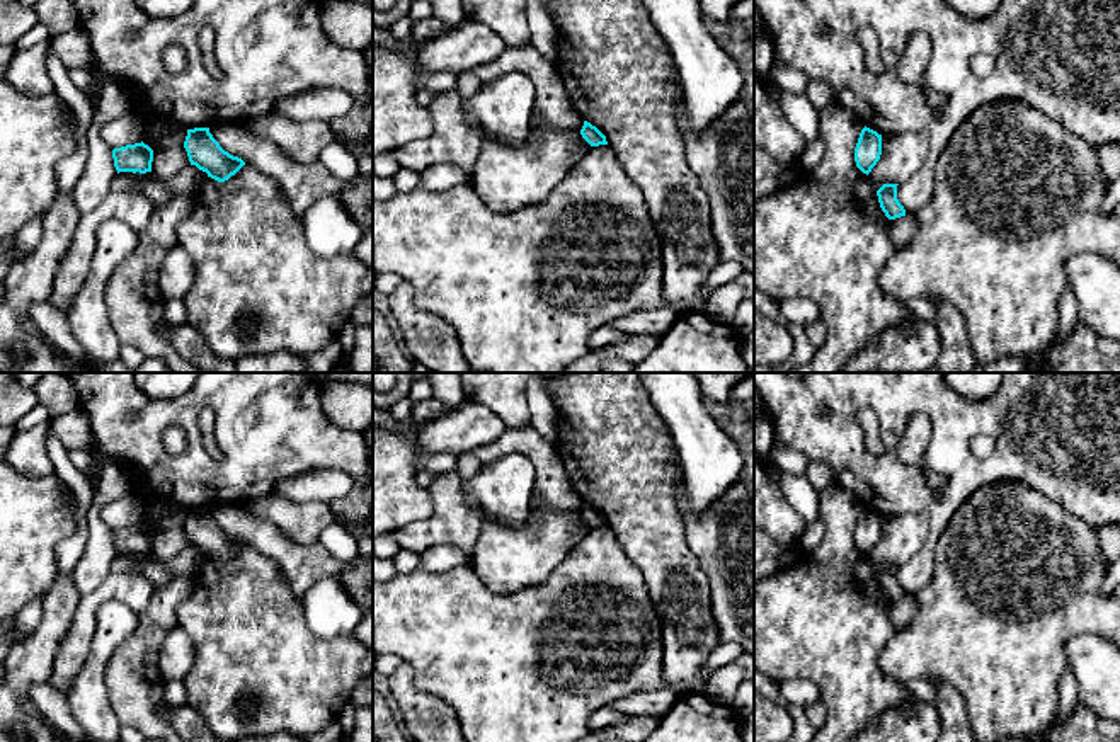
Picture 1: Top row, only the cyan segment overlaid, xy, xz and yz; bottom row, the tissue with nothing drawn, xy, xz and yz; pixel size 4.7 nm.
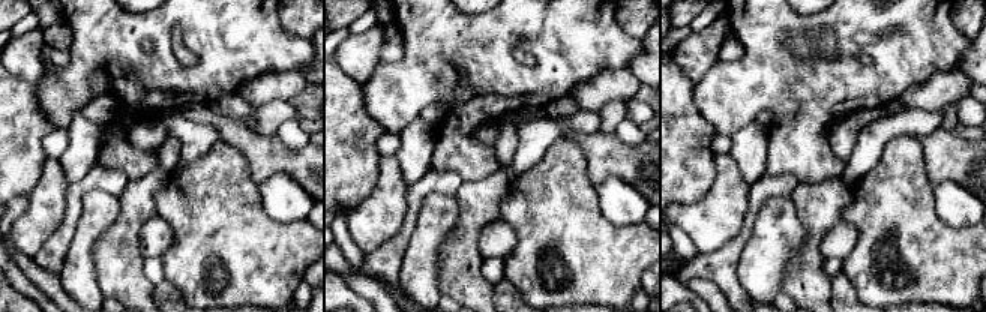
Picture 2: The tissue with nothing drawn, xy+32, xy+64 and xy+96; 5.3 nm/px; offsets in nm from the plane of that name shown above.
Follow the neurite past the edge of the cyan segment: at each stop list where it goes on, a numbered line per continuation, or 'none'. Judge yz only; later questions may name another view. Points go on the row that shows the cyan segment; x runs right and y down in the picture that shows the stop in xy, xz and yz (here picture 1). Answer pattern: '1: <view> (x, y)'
none

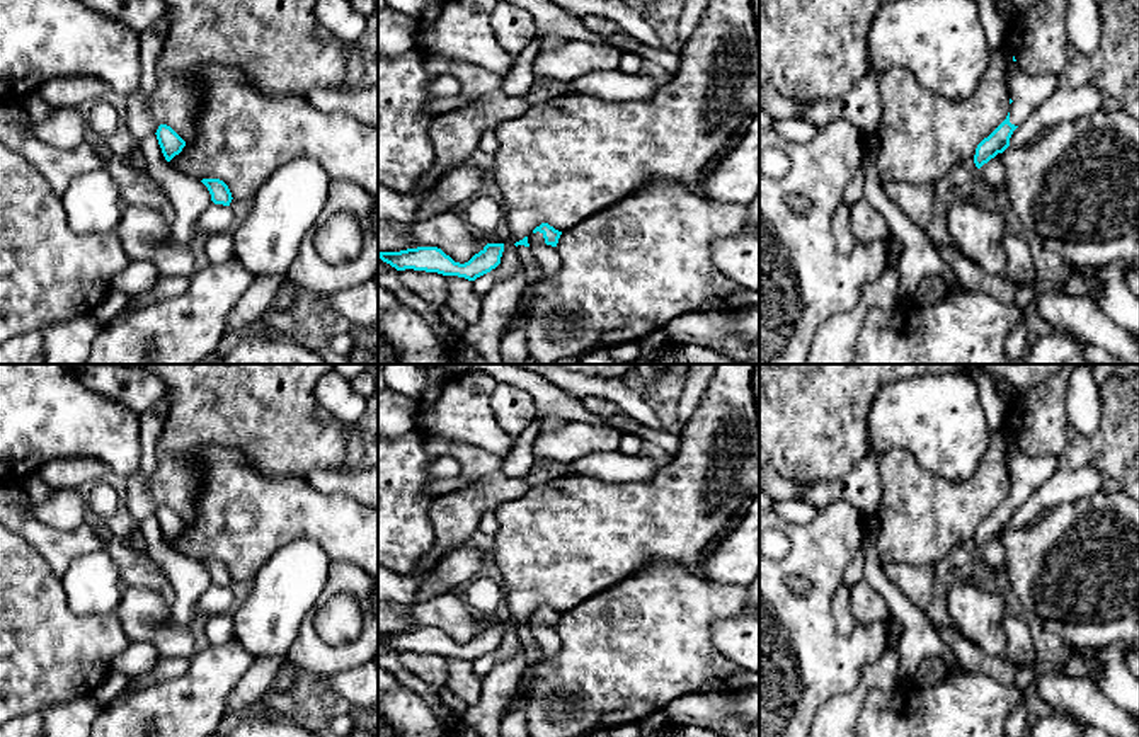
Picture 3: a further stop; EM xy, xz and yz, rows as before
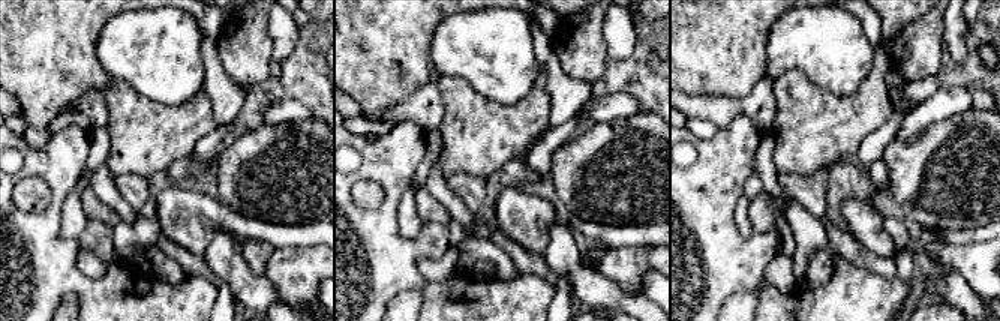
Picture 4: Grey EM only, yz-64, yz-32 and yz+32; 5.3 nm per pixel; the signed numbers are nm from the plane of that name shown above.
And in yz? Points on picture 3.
1: yz (1027, 92)

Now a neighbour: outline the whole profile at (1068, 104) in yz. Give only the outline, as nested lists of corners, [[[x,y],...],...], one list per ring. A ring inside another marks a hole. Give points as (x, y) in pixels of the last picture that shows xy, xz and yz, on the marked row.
[[[1091,85],[1056,90],[1013,131],[1010,145],[1035,141],[1050,128],[1074,123],[1102,111],[1103,107],[1103,94]]]

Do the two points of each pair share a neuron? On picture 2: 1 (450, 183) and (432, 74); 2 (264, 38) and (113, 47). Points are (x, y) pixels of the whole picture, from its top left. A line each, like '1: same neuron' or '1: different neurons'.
1: different neurons
2: same neuron

